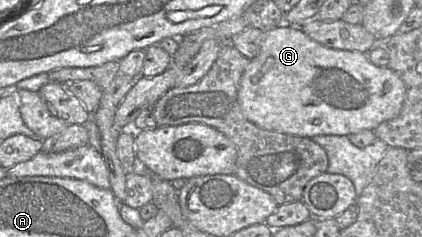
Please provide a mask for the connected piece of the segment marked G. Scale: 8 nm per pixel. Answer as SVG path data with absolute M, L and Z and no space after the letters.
M282 23L274 28L265 28L259 54L250 60L240 82L238 102L246 119L256 126L283 134L311 138L319 135L350 135L363 130L375 130L382 122L396 118L406 97L406 87L402 79L389 67L375 66L367 53L359 51L338 50L326 47L307 36L298 26Z

